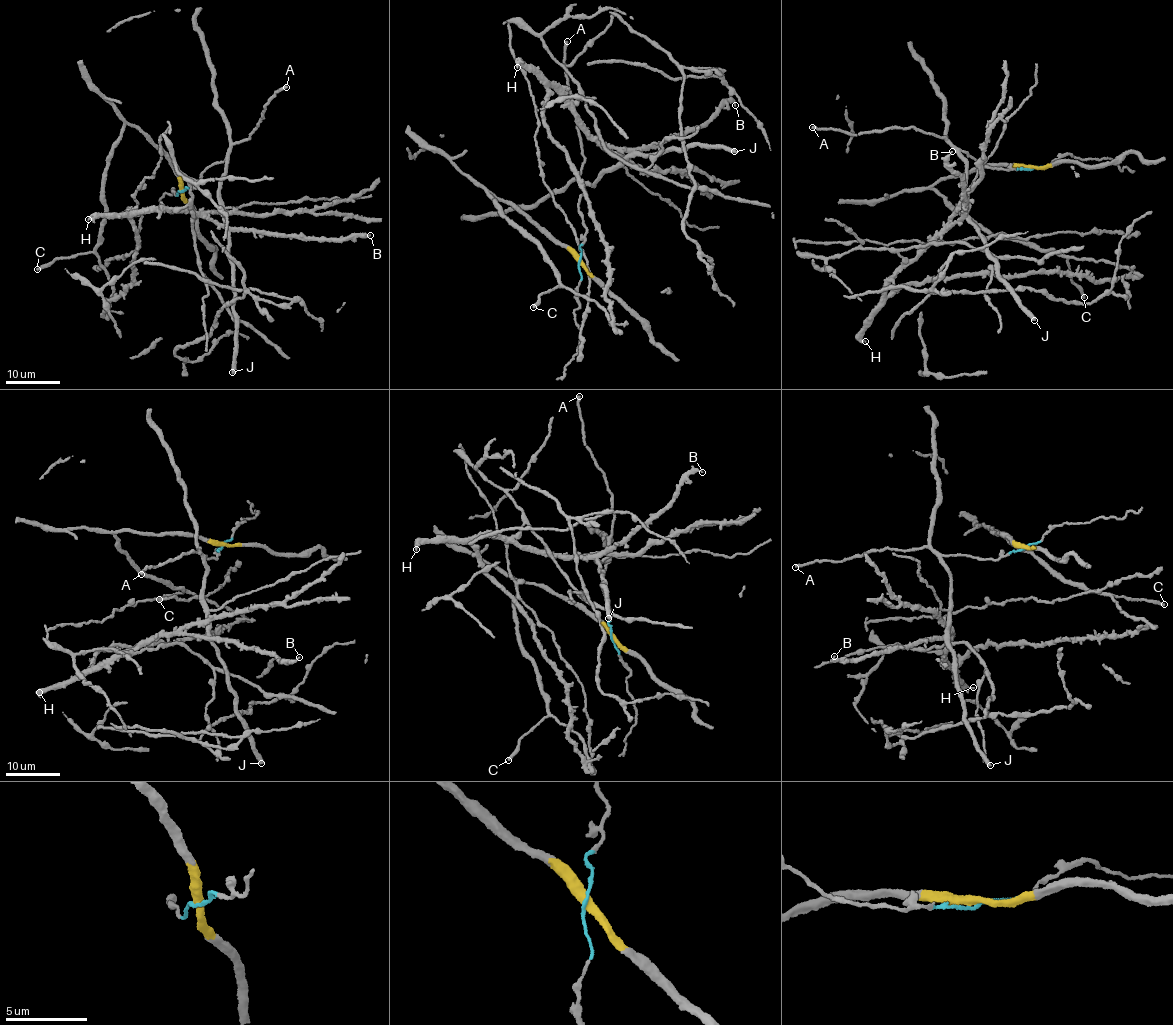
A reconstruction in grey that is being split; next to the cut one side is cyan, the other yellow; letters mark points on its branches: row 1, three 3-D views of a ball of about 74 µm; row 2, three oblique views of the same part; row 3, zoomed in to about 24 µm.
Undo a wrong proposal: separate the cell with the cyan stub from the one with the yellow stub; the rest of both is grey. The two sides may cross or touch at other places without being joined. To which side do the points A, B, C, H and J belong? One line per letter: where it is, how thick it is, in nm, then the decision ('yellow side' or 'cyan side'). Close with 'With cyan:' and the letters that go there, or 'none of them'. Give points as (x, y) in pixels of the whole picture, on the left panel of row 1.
A: place (286, 87); calibre 340 nm; cyan side
B: place (370, 235); calibre 90 nm; yellow side
C: place (37, 269); calibre 280 nm; yellow side
H: place (88, 219); calibre 240 nm; yellow side
J: place (232, 372); calibre 480 nm; cyan side
With cyan: A, J

